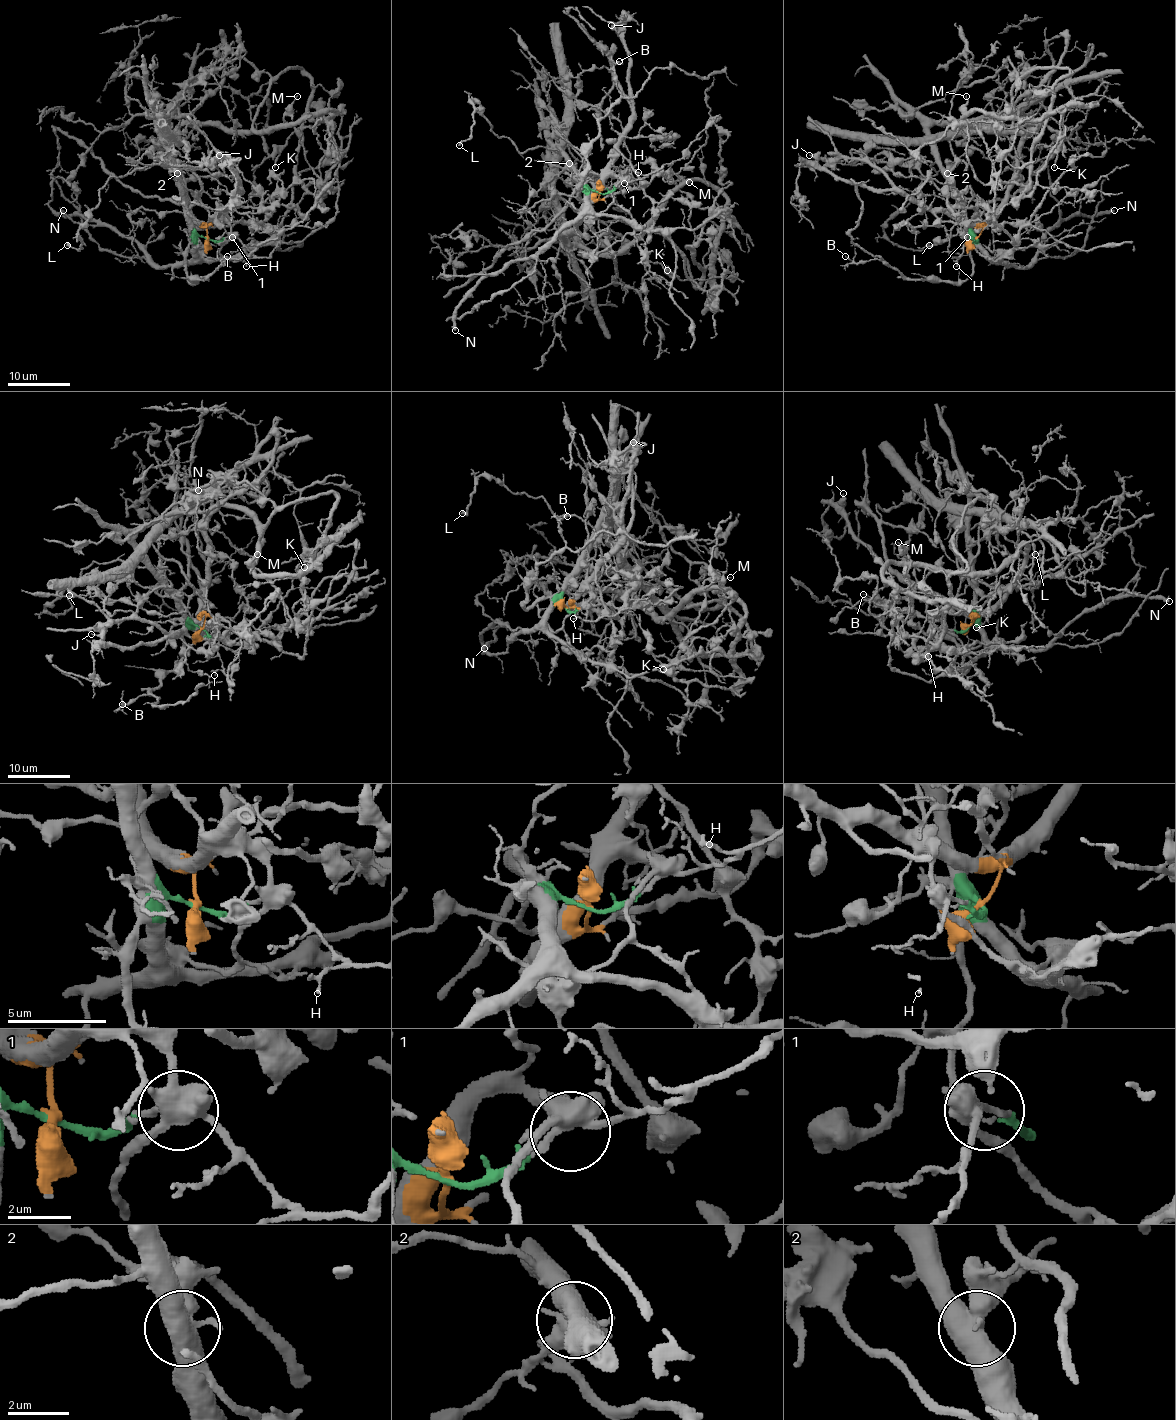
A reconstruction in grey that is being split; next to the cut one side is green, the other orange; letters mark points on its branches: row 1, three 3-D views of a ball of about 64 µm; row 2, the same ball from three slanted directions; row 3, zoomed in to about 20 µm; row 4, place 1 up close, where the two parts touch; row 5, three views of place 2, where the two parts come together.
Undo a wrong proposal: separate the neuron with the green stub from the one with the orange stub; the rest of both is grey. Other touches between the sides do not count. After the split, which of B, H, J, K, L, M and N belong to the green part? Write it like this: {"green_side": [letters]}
{"green_side": ["B", "H", "L", "N"]}

